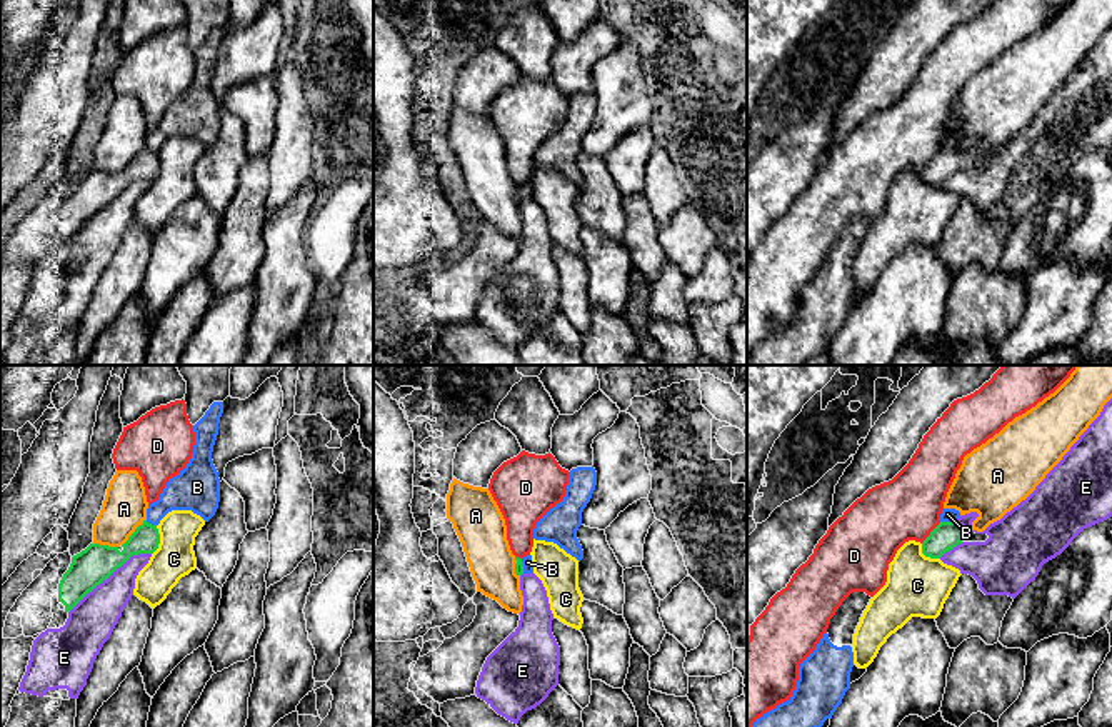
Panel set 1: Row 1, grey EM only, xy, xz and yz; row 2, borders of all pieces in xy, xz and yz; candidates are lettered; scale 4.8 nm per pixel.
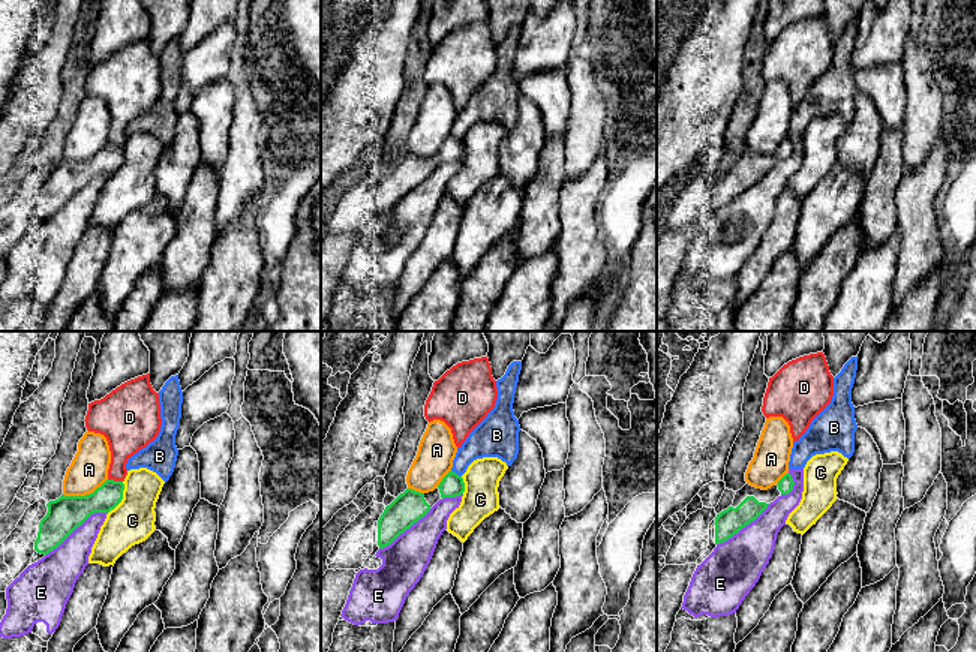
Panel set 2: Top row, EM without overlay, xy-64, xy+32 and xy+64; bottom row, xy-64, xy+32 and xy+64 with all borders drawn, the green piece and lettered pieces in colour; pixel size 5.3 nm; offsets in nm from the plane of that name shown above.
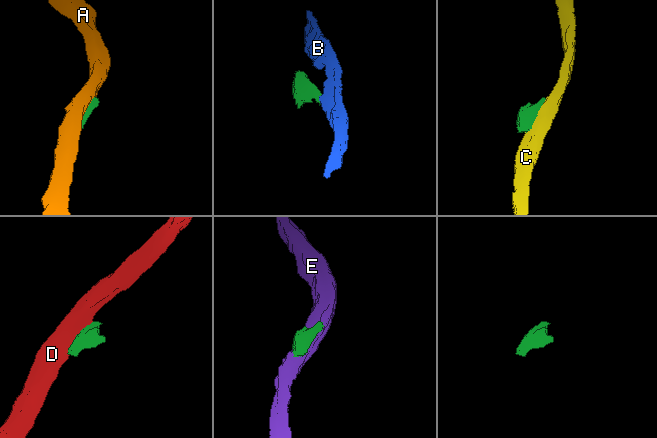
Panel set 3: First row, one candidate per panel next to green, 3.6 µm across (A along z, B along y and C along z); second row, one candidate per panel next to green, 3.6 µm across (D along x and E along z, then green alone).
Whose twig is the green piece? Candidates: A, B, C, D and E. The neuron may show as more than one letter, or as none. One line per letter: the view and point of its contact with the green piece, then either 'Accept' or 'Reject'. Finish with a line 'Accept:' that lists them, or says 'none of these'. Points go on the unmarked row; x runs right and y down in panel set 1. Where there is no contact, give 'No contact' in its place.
A: Touches green at xy (134, 159). Reject
B: Touches green at yz (949, 149). Reject
C: Touches green at xy (159, 167). Reject
D: Touches green at yz (931, 159). Reject
E: Touches green at xy (109, 202). Reject
Accept: none of these

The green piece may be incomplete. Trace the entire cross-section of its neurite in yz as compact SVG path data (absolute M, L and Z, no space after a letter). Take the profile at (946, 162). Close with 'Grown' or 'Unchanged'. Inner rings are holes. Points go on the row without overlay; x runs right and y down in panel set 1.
M940 148L922 168L922 180L930 185L940 185L962 168L985 168L987 160L975 160L957 148Z. Grown

